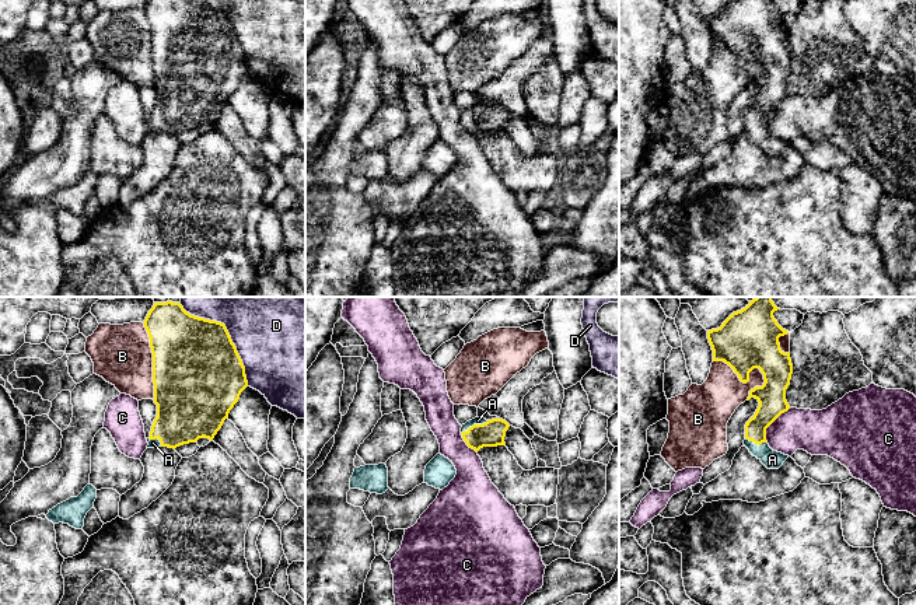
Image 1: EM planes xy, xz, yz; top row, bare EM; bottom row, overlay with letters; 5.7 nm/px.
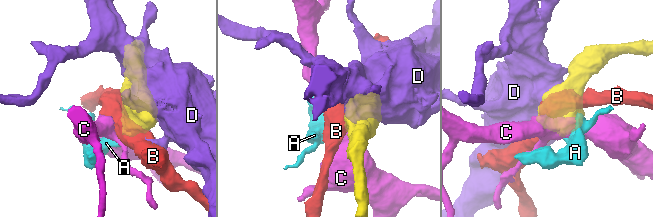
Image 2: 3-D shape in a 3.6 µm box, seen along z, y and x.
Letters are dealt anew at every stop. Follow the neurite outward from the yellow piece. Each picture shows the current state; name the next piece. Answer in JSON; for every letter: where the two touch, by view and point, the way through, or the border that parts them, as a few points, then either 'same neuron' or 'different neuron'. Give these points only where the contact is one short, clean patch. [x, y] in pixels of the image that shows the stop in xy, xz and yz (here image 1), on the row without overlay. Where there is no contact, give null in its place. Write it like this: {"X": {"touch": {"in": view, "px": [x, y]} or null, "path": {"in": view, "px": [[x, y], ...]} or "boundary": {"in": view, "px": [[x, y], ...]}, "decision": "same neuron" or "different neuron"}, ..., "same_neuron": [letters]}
{"A": {"touch": {"in": "xz", "px": [474, 111]}, "path": {"in": "xz", "px": [[492, 119], [482, 119], [474, 111], [478, 107]]}, "decision": "same neuron"}, "B": {"touch": {"in": "yz", "px": [744, 69]}, "decision": "different neuron"}, "C": {"touch": {"in": "yz", "px": [772, 108]}, "boundary": {"in": "yz", "px": [[790, 94], [766, 115], [766, 128]]}, "decision": "different neuron"}, "D": {"touch": {"in": "xy", "px": [230, 24]}, "decision": "different neuron"}, "same_neuron": ["A"]}

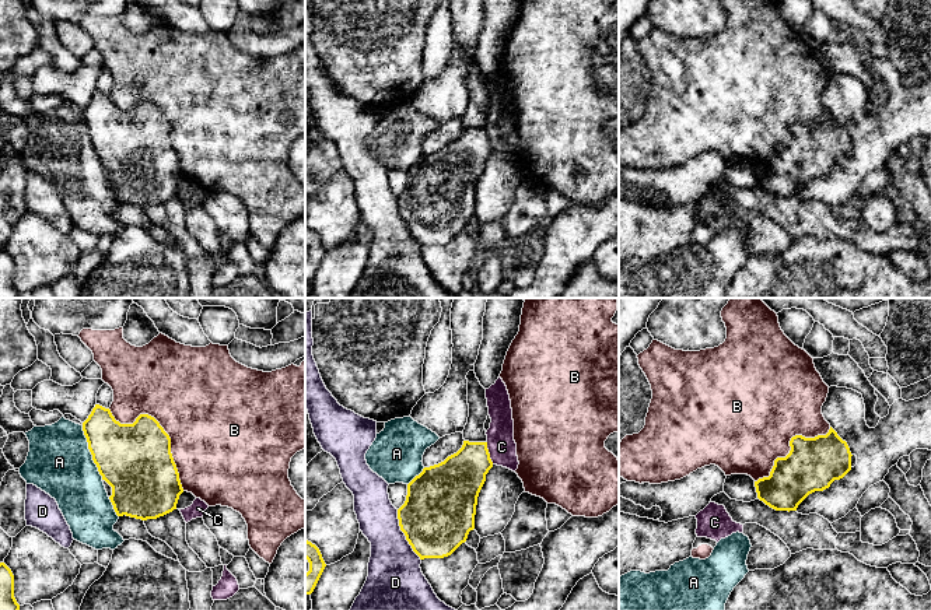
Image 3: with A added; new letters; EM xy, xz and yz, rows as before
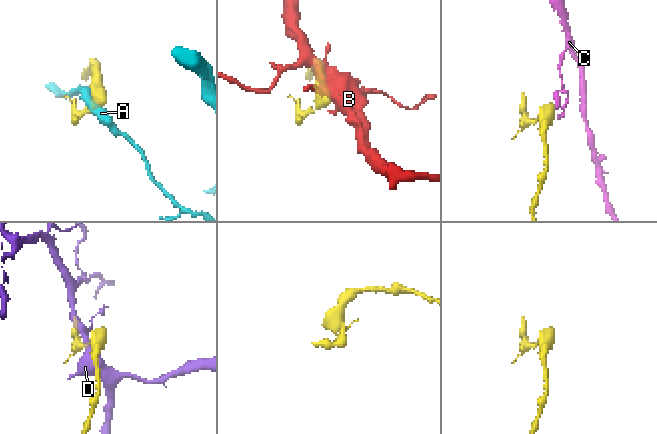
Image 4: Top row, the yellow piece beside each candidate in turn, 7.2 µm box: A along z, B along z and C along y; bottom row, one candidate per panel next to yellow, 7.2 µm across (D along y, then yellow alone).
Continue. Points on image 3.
{"A": {"touch": {"in": "xy", "px": [90, 137]}, "decision": "different neuron"}, "B": {"touch": {"in": "xy", "px": [163, 116]}, "decision": "different neuron"}, "C": {"touch": {"in": "xz", "px": [489, 140]}, "boundary": {"in": "xz", "px": [[486, 129], [489, 144], [493, 150]]}, "decision": "different neuron"}, "D": {"touch": {"in": "xz", "px": [405, 221]}, "boundary": {"in": "xz", "px": [[396, 196], [399, 216], [420, 246]]}, "decision": "different neuron"}, "same_neuron": []}

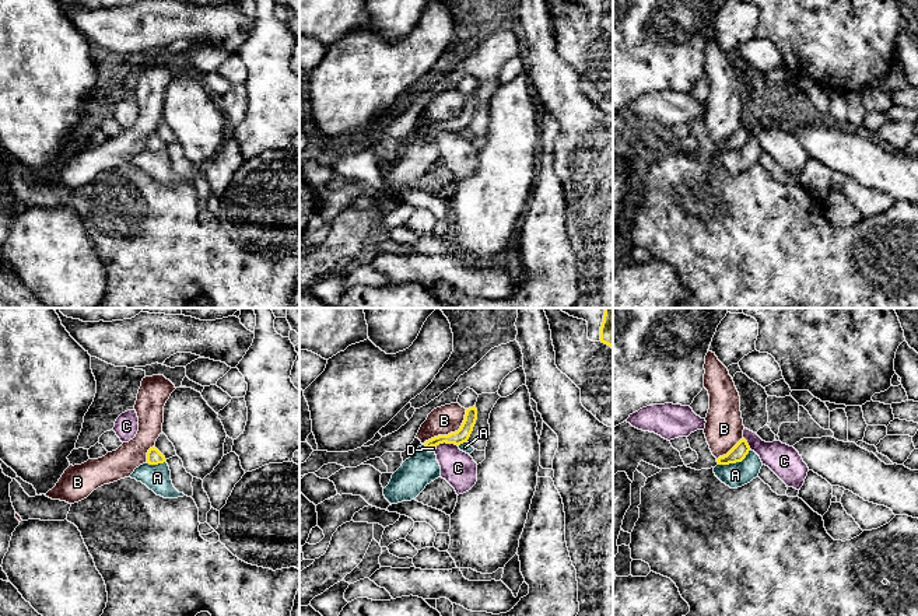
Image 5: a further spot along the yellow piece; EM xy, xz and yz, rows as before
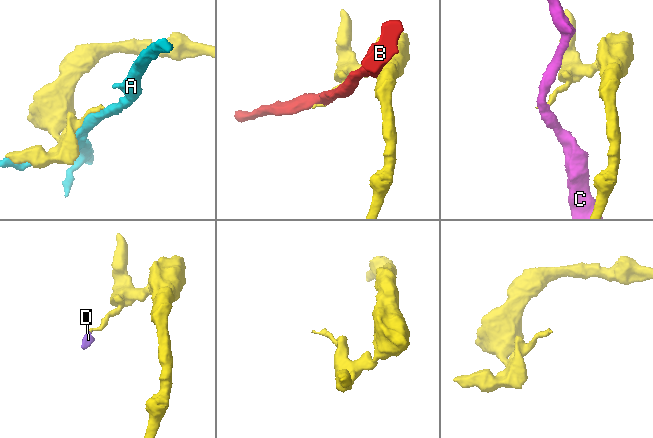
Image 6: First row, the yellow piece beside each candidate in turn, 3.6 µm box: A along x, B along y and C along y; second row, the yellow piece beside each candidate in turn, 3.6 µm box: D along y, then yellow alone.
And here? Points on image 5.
{"A": {"touch": {"in": "yz", "px": [735, 149]}, "decision": "different neuron"}, "B": {"touch": {"in": "xz", "px": [452, 119]}, "boundary": {"in": "xz", "px": [[466, 95], [465, 105], [456, 116], [434, 122], [427, 128]]}, "decision": "different neuron"}, "C": {"touch": {"in": "xz", "px": [445, 128]}, "decision": "different neuron"}, "D": {"touch": {"in": "xz", "px": [431, 132]}, "path": {"in": "xz", "px": [[463, 119], [431, 132], [433, 135]]}, "decision": "same neuron"}, "same_neuron": ["D"]}

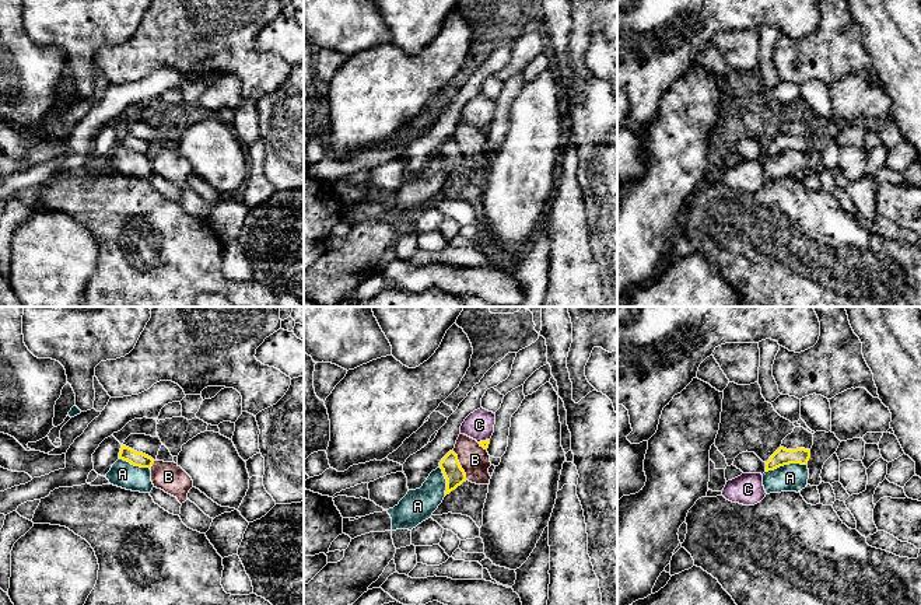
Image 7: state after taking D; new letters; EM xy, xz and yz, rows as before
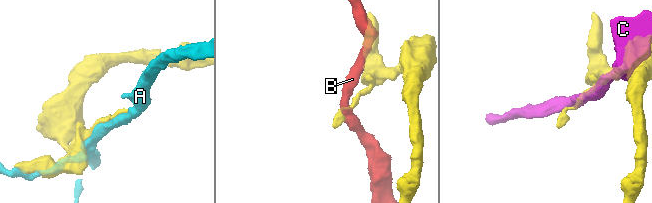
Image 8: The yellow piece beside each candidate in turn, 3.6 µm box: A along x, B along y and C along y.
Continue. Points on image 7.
{"A": {"touch": {"in": "yz", "px": [785, 150]}, "decision": "different neuron"}, "B": {"touch": {"in": "xz", "px": [459, 151]}, "decision": "different neuron"}, "C": {"touch": {"in": "xz", "px": [483, 128]}, "boundary": {"in": "xz", "px": [[489, 125], [479, 129]]}, "decision": "different neuron"}, "same_neuron": []}

